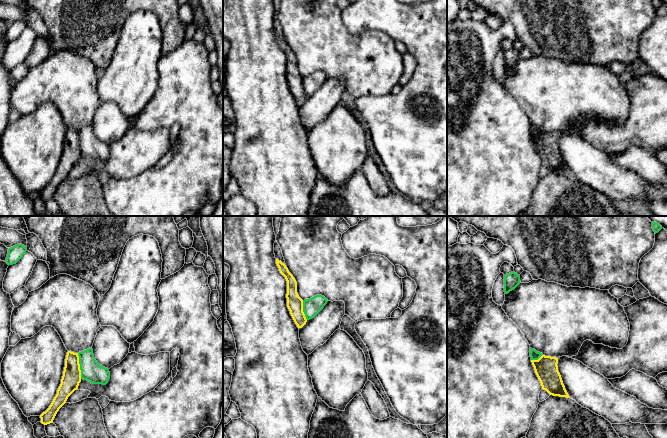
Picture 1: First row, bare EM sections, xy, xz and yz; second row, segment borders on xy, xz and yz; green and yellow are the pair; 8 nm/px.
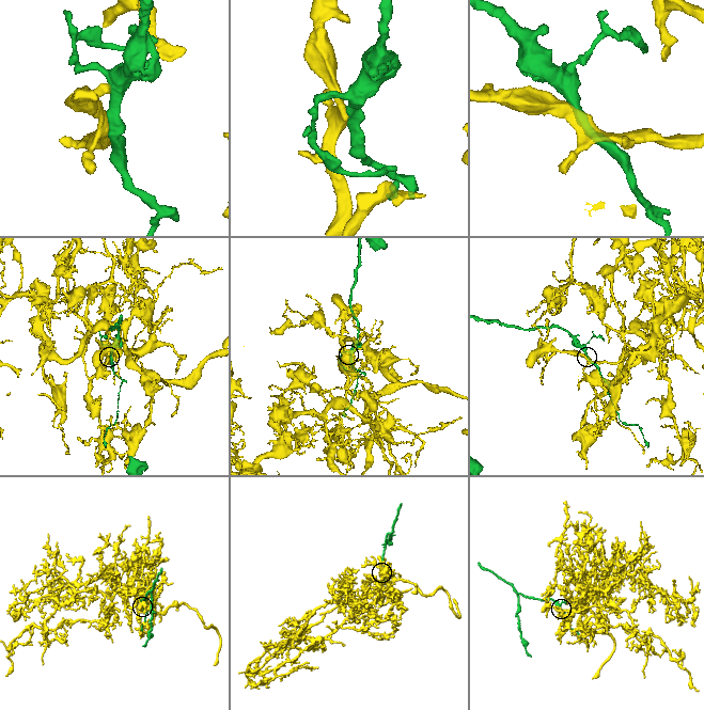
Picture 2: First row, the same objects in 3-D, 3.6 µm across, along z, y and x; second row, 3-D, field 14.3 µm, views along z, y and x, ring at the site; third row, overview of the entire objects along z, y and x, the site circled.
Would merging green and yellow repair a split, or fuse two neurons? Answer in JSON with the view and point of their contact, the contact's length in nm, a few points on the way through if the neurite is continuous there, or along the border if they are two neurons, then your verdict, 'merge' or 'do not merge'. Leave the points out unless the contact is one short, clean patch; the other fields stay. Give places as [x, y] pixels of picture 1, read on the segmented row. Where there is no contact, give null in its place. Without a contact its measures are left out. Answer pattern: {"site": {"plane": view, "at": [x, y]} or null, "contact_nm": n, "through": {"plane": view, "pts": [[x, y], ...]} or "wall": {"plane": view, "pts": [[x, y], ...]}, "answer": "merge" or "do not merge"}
{"site": {"plane": "xy", "at": [80, 366]}, "contact_nm": 220, "answer": "do not merge"}

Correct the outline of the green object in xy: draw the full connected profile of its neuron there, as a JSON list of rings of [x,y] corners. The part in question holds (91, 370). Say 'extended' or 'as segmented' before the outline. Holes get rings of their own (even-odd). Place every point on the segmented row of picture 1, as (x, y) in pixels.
as segmented; [[[92,347],[78,353],[81,379],[93,384],[106,385],[110,379],[108,368],[100,365],[94,358]]]

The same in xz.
as segmented; [[[316,295],[303,301],[303,312],[307,320],[314,318],[327,304],[328,300],[322,295]]]

